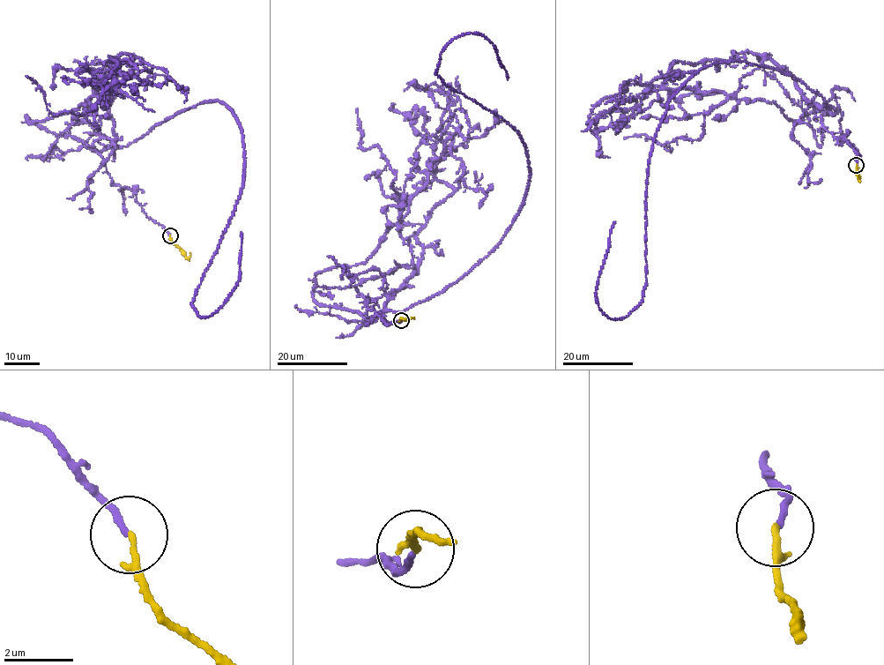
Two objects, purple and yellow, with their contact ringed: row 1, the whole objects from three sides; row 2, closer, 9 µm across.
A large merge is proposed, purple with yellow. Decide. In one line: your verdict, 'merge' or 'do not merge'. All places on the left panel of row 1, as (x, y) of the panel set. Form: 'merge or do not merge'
merge

